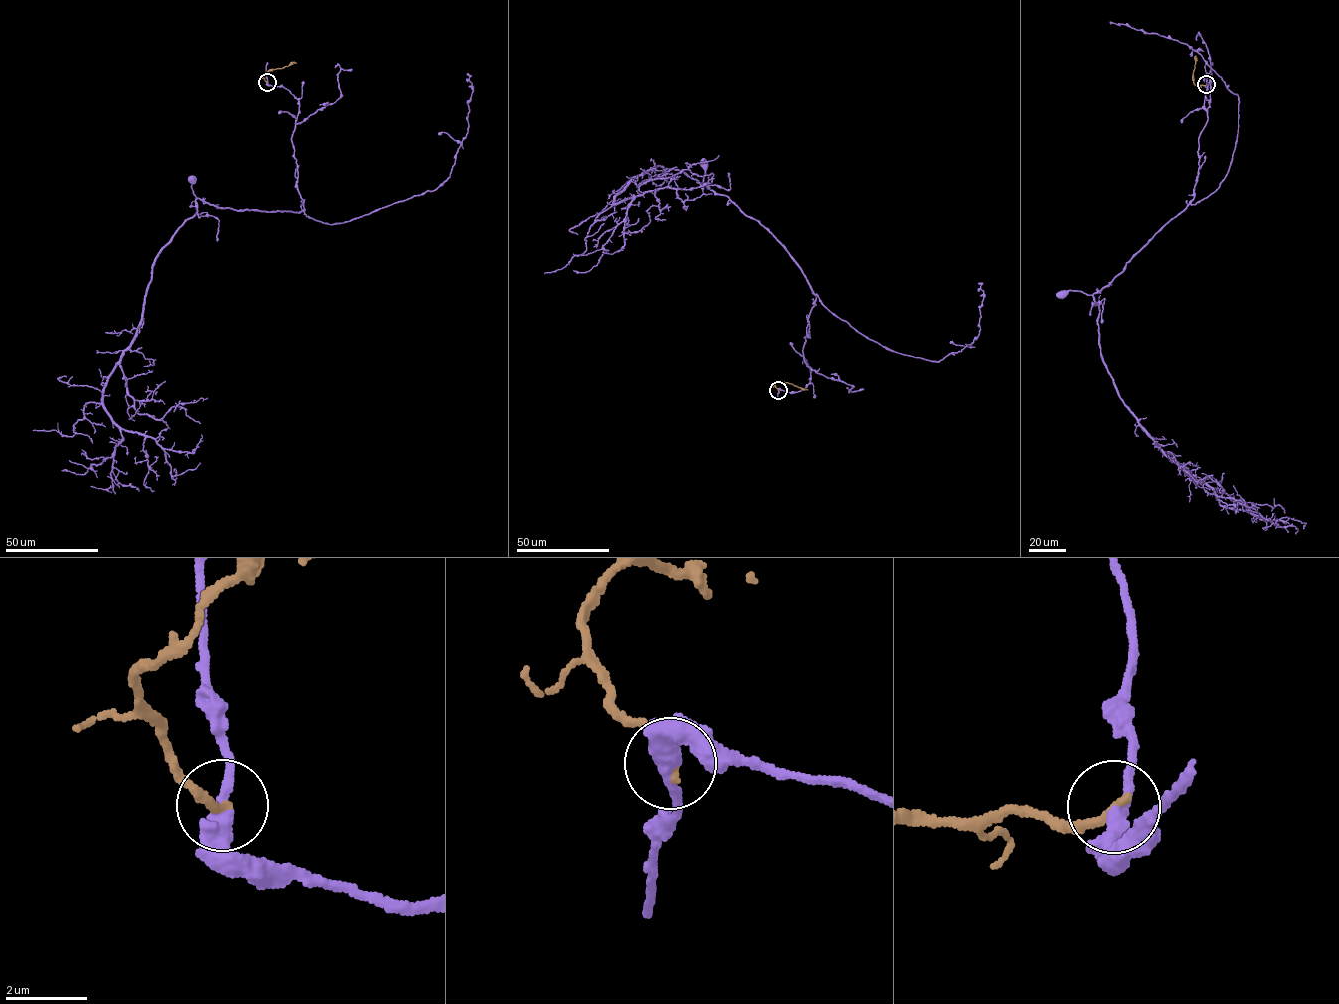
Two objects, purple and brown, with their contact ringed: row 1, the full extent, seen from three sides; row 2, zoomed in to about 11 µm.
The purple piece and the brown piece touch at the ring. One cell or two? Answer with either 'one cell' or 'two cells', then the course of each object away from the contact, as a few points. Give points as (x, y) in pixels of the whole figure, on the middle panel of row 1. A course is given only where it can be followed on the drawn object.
two cells | purple via (778, 390), (798, 392), (810, 381), (803, 348), (816, 296), (772, 235), (703, 182), (704, 164) | brown via (778, 390), (776, 381), (807, 390)

